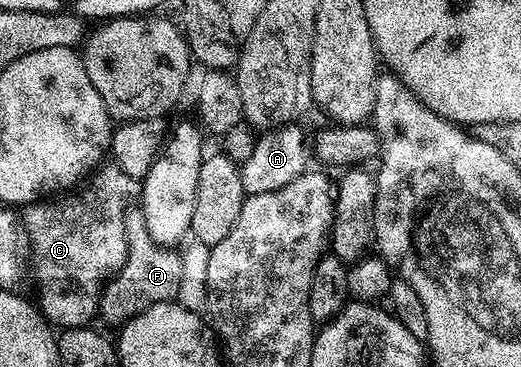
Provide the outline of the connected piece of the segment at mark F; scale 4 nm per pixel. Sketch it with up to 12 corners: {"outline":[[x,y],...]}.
{"outline":[[127,212],[126,260],[102,291],[100,319],[121,328],[180,293],[181,254]]}

